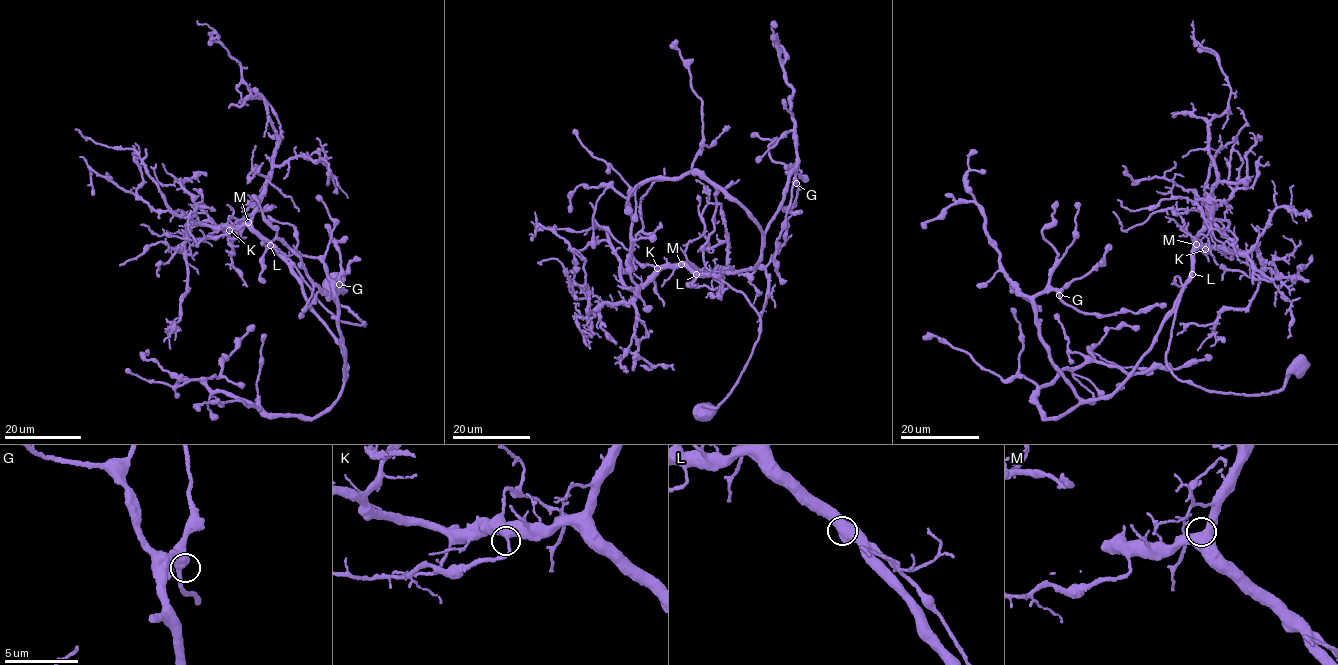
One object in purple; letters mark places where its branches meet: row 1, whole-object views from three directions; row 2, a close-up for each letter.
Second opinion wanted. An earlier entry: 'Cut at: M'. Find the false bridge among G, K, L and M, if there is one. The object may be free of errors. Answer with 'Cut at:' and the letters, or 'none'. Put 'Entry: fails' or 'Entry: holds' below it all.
Cut at: none
Entry: fails

